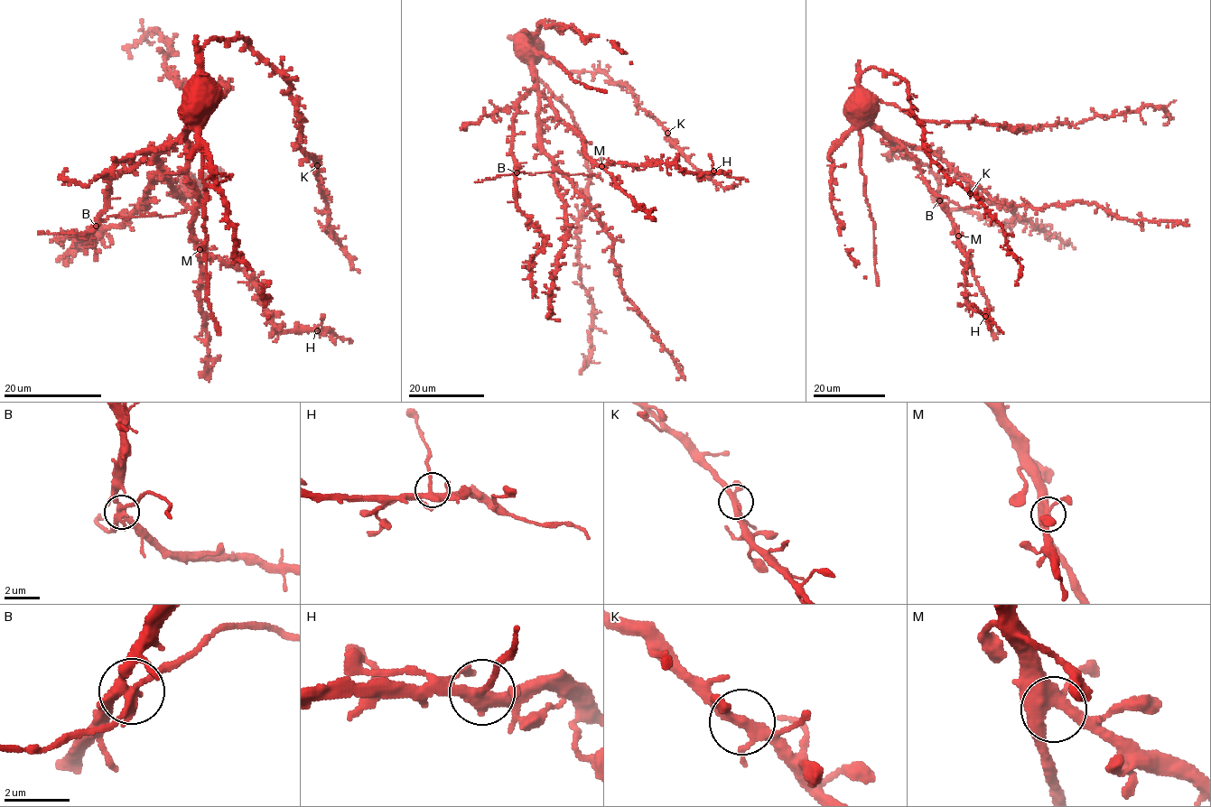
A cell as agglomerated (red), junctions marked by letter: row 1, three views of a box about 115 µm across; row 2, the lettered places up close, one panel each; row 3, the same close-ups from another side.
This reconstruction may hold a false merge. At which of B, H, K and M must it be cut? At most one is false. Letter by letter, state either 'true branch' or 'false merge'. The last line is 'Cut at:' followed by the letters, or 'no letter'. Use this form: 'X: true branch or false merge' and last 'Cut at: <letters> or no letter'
B: false merge
H: true branch
K: true branch
M: true branch
Cut at: B

